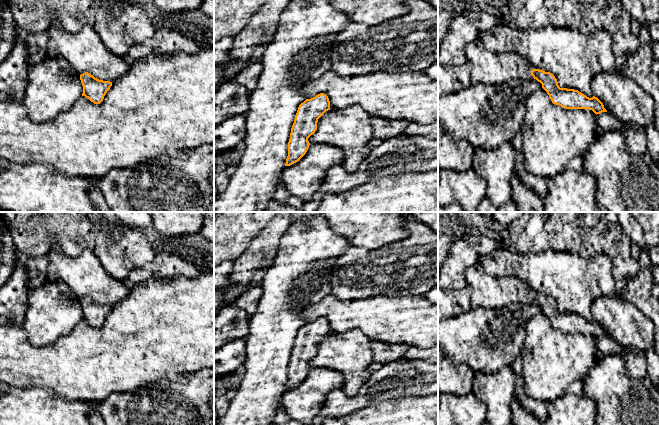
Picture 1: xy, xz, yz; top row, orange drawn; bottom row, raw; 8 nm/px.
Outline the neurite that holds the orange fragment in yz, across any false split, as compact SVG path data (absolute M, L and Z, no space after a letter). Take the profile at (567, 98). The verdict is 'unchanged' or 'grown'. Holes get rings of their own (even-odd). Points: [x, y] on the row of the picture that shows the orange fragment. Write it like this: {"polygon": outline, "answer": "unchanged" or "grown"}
{"polygon": "M477 37L465 47L467 60L472 64L471 84L498 85L530 75L542 84L553 104L566 109L589 109L596 115L607 112L603 103L595 96L587 97L574 89L560 88L550 72L533 69L531 64L516 53L500 53L488 49Z", "answer": "grown"}

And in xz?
{"polygon": "M324 93L306 99L299 105L291 128L285 166L298 162L306 154L310 145L308 138L317 130L318 119L328 110L330 101Z", "answer": "unchanged"}

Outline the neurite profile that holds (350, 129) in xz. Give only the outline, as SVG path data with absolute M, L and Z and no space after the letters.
M360 105L328 110L318 119L317 130L308 141L340 148L347 160L346 170L355 172L371 150L368 143L374 135L370 117Z

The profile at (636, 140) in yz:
M627 126L623 130L626 143L633 154L642 155L648 152L647 138L643 129Z

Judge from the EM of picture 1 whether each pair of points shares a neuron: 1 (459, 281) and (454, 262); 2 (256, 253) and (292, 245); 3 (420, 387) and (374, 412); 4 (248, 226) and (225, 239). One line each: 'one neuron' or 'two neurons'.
1: one neuron
2: two neurons
3: two neurons
4: one neuron

